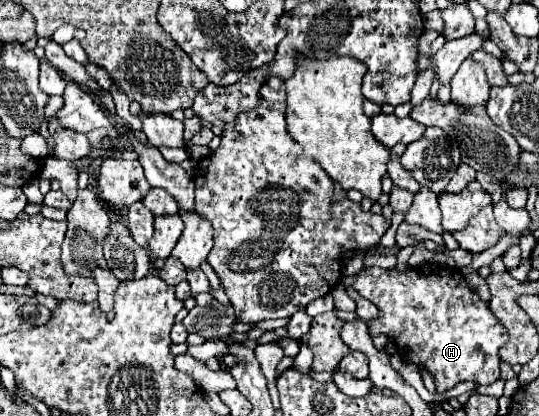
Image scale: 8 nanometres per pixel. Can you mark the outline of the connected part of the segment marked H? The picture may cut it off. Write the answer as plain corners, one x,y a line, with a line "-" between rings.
422,265
422,267
414,267
414,269
408,269
404,273
400,271
386,271
386,269
378,269
378,267
368,267
368,269
362,269
358,271
352,287
368,301
372,301
376,307
378,307
378,317
372,319
368,323
368,331
370,331
370,337
376,337
376,335
386,335
394,341
396,349
398,349
398,355
406,361
412,361
416,363
418,367
426,367
432,375
434,375
434,381
436,381
436,391
438,393
444,393
448,389
452,389
454,385
458,385
460,381
472,381
472,383
478,383
478,385
492,385
498,377
500,377
500,359
498,359
498,349
508,341
508,335
506,335
506,327
496,319
496,315
490,311
490,305
486,301
482,301
466,283
466,279
462,277
460,271
450,271
446,267
438,267
438,265

